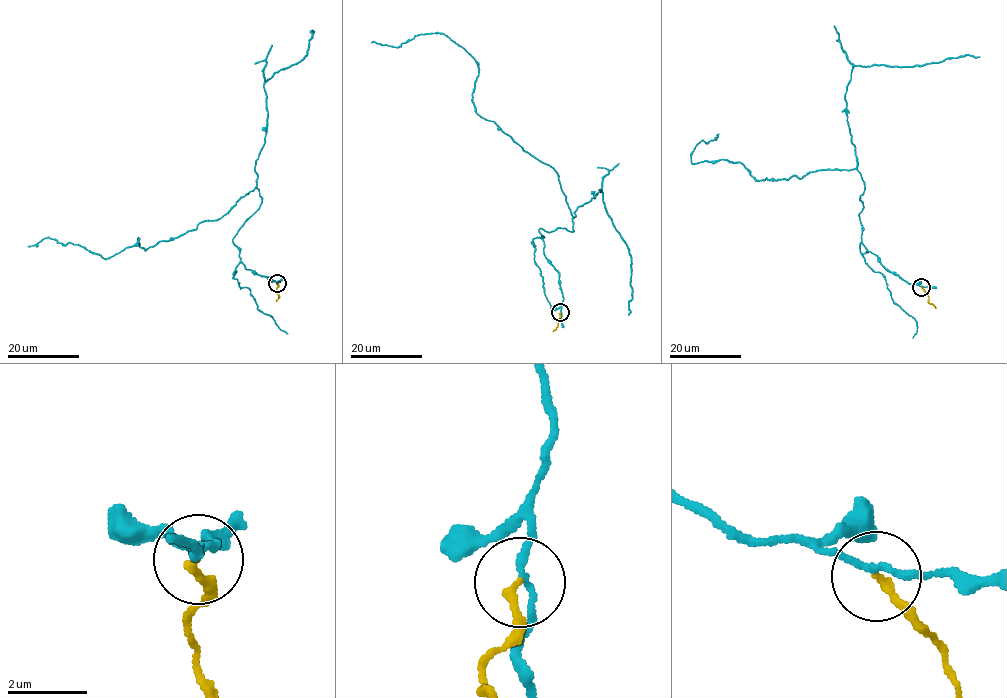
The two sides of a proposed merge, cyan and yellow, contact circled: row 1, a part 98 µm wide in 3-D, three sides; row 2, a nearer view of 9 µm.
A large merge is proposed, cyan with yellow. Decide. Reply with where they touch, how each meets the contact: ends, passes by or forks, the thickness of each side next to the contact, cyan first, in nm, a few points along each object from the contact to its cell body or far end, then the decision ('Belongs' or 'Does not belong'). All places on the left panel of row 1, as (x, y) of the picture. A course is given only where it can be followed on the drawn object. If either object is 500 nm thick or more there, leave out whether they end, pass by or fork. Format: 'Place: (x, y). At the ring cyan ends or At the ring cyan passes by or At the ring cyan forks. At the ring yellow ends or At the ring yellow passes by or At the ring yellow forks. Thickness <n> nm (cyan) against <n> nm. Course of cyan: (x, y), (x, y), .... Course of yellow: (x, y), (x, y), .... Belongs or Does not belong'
Place: (277, 283). At the ring cyan passes by. At the ring yellow ends. Thickness 150 nm (cyan) against 190 nm. Course of cyan: (277, 283), (233, 243), (256, 187), (146, 250), (28, 246). Course of yellow: (277, 283), (279, 297), (275, 301). Does not belong

